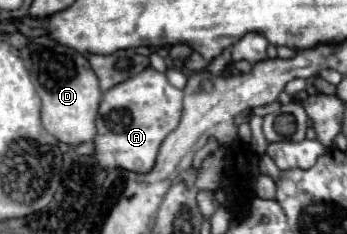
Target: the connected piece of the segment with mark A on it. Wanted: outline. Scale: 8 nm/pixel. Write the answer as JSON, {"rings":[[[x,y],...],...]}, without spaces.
{"rings":[[[145,68],[131,80],[117,84],[111,92],[103,94],[97,136],[95,136],[95,158],[103,168],[123,168],[131,172],[149,172],[155,166],[155,152],[165,140],[167,132],[179,124],[183,92],[171,86],[163,72]]]}

